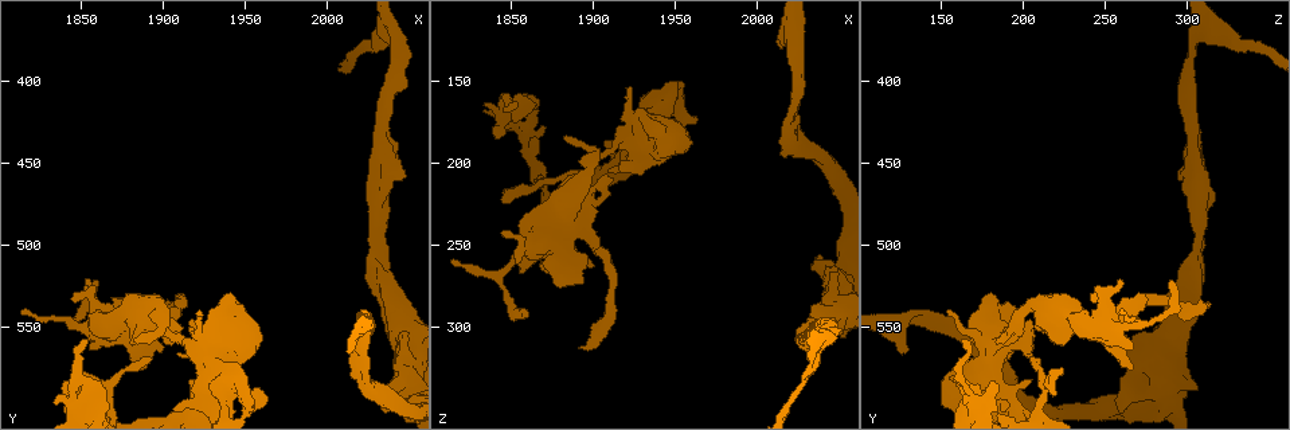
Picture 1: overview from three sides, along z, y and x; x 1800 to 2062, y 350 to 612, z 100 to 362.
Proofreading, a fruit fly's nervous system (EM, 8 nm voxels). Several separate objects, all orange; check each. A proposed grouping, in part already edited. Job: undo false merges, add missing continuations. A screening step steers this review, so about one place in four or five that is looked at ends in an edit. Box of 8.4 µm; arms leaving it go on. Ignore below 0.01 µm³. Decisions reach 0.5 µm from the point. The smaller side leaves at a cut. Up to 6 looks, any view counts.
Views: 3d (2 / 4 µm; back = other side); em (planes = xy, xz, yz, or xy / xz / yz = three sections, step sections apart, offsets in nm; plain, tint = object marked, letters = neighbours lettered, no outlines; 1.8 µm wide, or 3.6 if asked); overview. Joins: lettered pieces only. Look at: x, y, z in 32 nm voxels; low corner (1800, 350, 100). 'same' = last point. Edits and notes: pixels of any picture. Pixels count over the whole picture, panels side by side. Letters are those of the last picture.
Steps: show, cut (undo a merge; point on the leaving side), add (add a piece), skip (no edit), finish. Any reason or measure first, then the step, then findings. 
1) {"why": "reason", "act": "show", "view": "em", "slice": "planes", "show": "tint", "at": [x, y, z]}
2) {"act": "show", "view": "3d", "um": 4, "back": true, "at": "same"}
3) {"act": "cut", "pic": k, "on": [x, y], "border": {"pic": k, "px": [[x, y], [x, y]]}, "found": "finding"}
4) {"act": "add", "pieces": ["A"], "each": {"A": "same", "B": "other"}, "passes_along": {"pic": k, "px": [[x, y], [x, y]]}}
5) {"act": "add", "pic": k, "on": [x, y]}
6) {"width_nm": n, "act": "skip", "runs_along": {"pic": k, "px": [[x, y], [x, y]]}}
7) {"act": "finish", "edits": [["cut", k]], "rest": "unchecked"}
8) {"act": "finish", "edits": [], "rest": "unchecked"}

{"why": "calibre changes", "act": "show", "view": "3d", "um": 2, "at": [1858, 534, 248]}

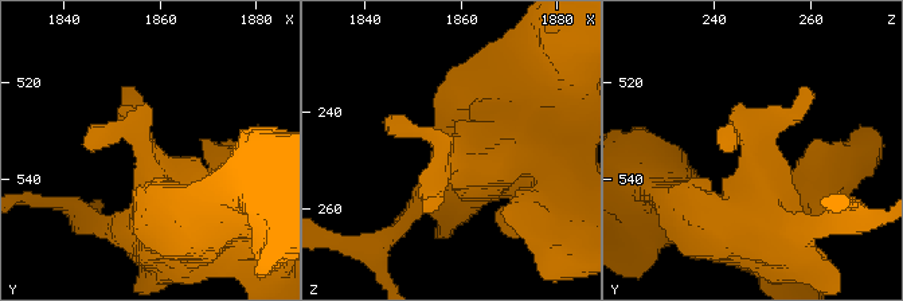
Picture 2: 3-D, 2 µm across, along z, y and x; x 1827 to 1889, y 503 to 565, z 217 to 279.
{"act": "show", "view": "em", "slice": "planes", "show": "tint", "at": [1857, 534, 250]}

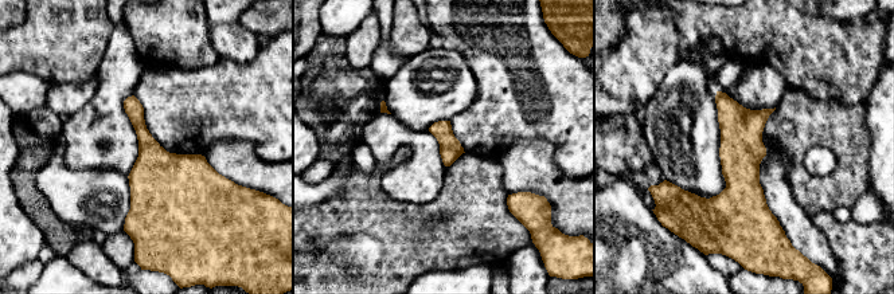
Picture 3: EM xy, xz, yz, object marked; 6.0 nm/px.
{"act": "show", "view": "em", "slice": "planes", "show": "letters", "at": "same"}

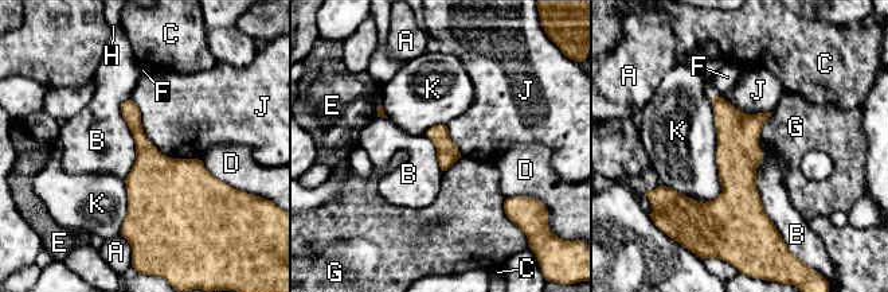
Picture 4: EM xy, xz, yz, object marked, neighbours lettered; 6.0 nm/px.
{"width_nm": 140, "act": "skip", "each": {"A": "other", "B": "other", "C": "other", "D": "other", "E": "other", "F": "other", "G": "other", "H": "other", "J": "other", "K": "other"}, "border": {"pic": 4, "px": [[758, 139], [757, 190], [781, 234]]}, "found": "all the same cell"}

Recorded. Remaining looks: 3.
{"why": "a narrow waist", "act": "show", "view": "3d", "um": 4, "at": [1920, 558, 186]}

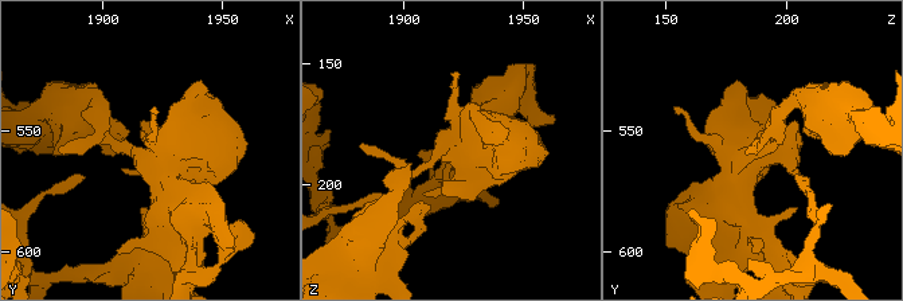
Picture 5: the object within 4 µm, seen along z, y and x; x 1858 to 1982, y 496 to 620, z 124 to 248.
{"act": "show", "view": "em", "slice": "planes", "show": "letters", "at": [1921, 560, 185]}

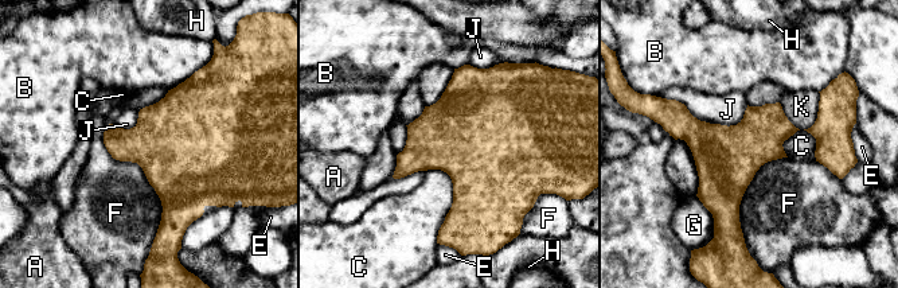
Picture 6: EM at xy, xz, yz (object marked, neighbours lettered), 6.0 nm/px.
{"act": "skip", "each": {"A": "other", "B": "other", "C": "other", "E": "other", "F": "other", "G": "other", "H": "other", "J": "other", "K": "other"}, "border": {"pic": 6, "px": [[109, 123], [155, 237]]}, "found": "continuous, no second cell"}

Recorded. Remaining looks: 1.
{"why": "branch point", "act": "show", "view": "em", "slice": "yz", "step": 16, "show": "letters", "at": [2022, 544, 124]}

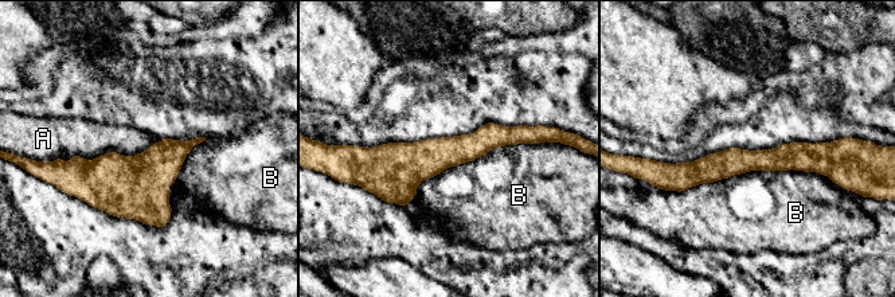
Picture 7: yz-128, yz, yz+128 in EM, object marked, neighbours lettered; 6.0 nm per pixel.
{"width_nm": 140, "act": "skip", "each": {"A": "other", "B": "other"}, "runs_along": {"pic": 7, "px": [[528, 136], [368, 157]]}, "found": "one cell here"}

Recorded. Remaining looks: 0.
{"act": "finish", "edits": [], "rest": "unchecked"}

